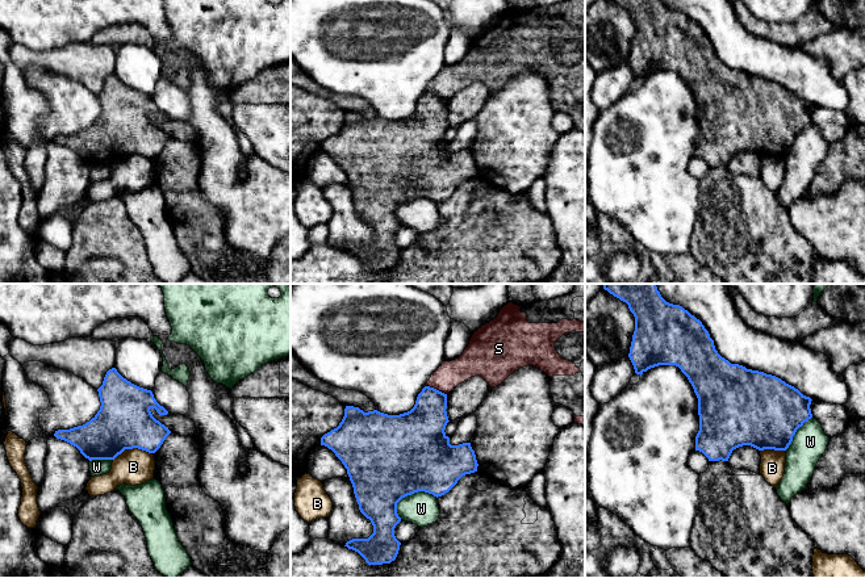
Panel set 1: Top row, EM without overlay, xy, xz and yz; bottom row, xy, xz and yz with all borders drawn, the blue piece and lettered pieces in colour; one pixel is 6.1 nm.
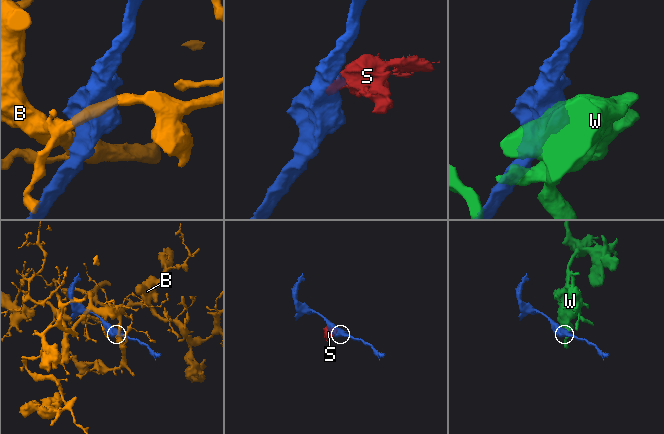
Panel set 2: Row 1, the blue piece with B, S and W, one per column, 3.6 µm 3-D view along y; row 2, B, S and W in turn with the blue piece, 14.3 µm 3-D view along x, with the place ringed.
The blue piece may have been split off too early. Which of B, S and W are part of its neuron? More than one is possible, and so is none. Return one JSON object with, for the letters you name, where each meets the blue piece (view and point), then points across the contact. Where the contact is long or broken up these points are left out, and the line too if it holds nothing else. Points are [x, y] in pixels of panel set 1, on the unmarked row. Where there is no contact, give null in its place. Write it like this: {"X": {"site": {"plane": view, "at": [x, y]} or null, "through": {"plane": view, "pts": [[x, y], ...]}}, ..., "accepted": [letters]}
{"accepted": []}

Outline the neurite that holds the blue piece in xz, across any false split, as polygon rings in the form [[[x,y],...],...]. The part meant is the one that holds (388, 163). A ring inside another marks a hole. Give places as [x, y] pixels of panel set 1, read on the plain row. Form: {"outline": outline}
{"outline": [[[425,92],[414,113],[400,121],[377,116],[364,118],[346,112],[339,131],[321,143],[321,151],[331,155],[347,175],[360,218],[371,226],[373,239],[368,244],[352,244],[344,252],[358,257],[368,271],[390,269],[396,265],[401,248],[394,234],[401,227],[397,209],[414,198],[425,197],[434,202],[448,198],[457,187],[477,177],[477,166],[471,148],[451,151],[444,135],[447,100]]]}

